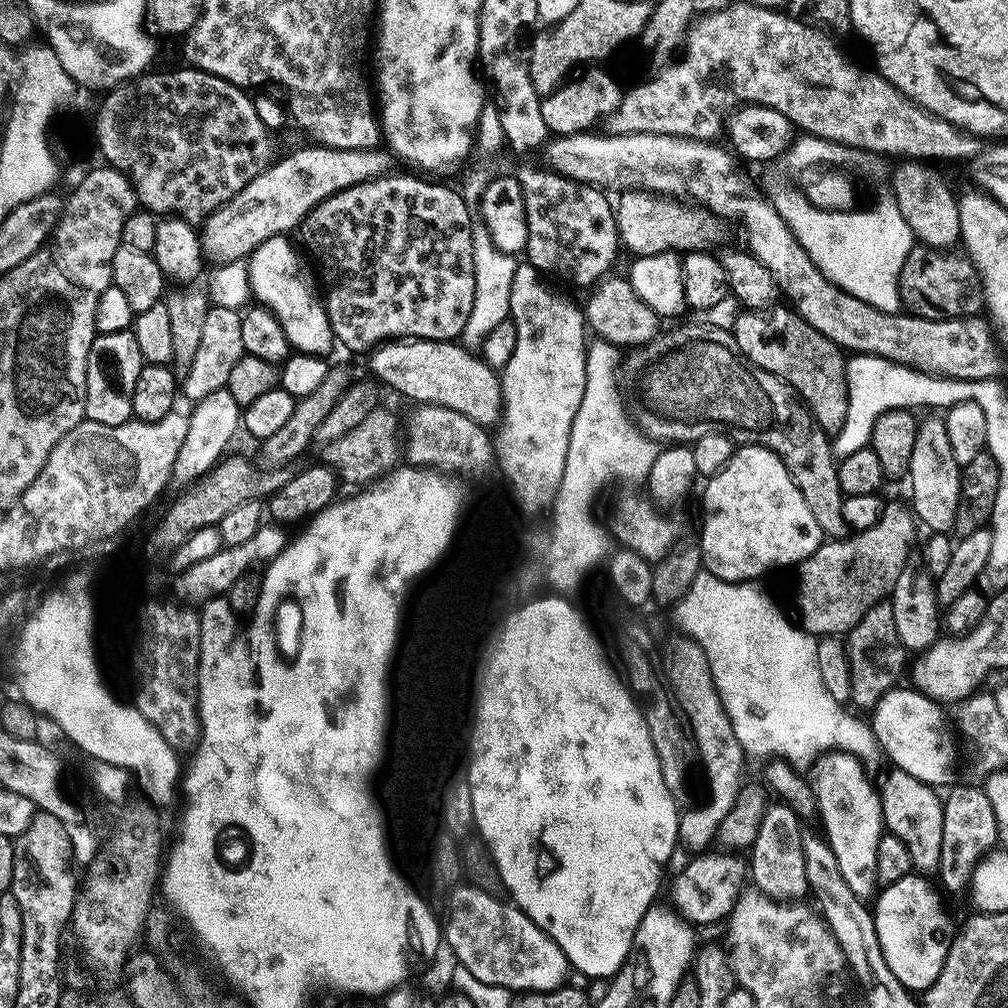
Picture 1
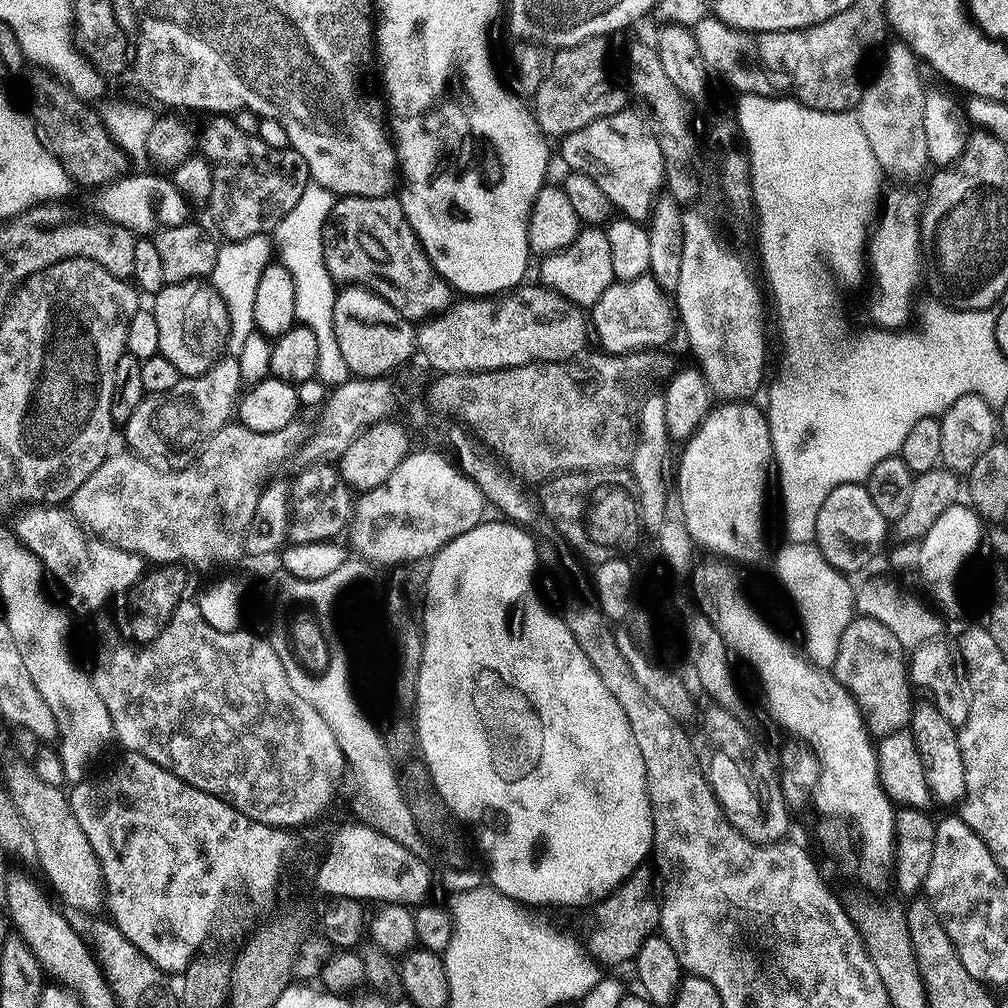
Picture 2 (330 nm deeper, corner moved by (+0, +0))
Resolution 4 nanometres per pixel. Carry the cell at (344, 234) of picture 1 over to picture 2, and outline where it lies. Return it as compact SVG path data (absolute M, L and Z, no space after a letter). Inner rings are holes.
M392 194L342 196L337 199L326 225L324 265L337 285L369 288L390 306L394 306L394 310L398 310L398 314L409 322L423 322L439 316L454 303L454 289L434 270L430 258L424 253L424 247L420 245L420 239L416 237L406 218L404 207Z

